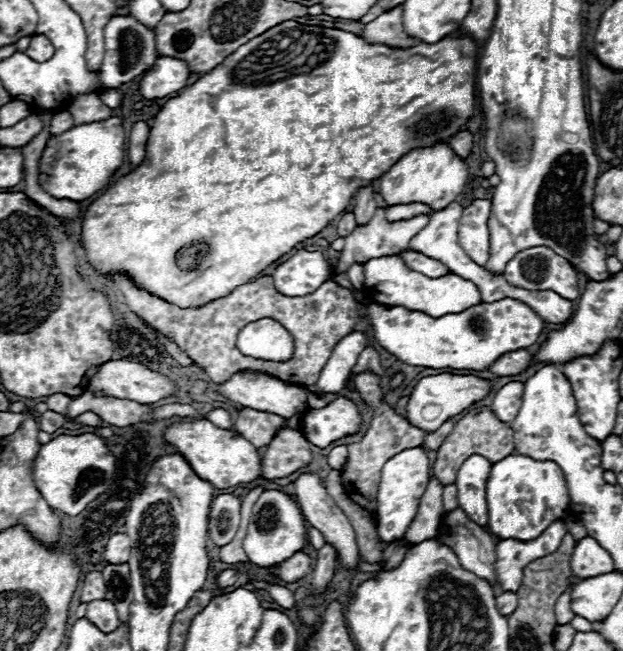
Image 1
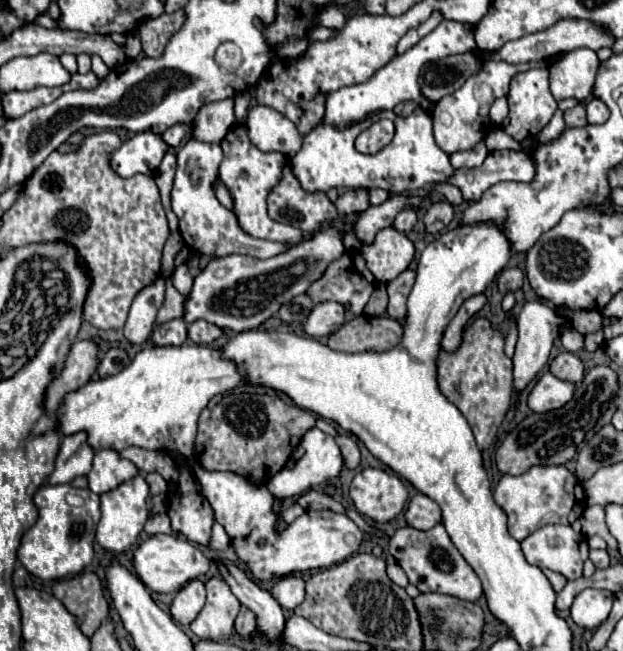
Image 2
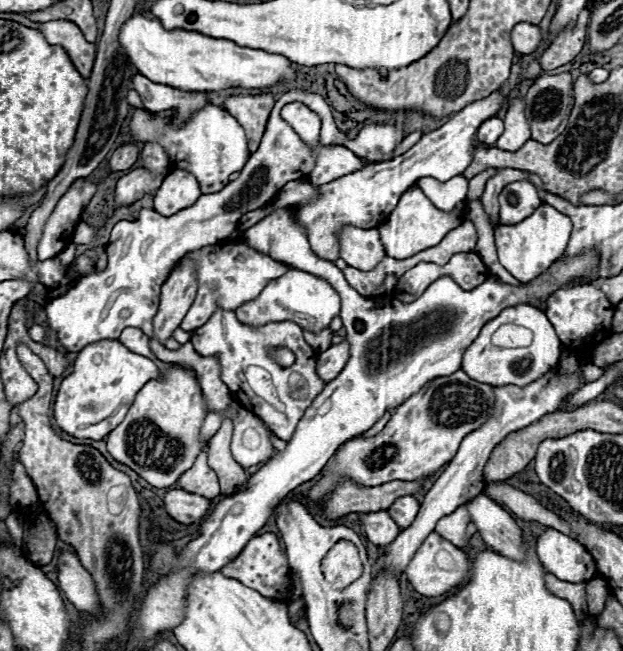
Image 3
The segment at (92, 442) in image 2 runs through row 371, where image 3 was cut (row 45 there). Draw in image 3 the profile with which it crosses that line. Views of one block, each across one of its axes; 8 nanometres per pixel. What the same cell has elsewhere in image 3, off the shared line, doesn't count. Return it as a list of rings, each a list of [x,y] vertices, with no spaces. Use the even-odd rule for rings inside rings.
[[[132,16],[120,28],[120,44],[142,76],[156,84],[166,84],[186,92],[218,92],[226,88],[268,90],[284,82],[296,82],[298,70],[280,54],[242,48],[224,38],[210,38],[190,30],[164,30],[154,18]]]

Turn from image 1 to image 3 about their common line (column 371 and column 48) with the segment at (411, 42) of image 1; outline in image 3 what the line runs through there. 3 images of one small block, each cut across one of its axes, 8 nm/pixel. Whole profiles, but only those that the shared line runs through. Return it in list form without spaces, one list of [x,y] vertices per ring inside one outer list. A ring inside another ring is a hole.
[[[54,20],[54,22],[42,24],[40,32],[46,36],[46,40],[50,44],[62,46],[68,52],[74,66],[78,68],[78,72],[84,78],[90,78],[92,64],[96,58],[96,46],[92,42],[84,40],[84,34],[80,32],[80,28],[76,24],[72,24],[68,20]]]

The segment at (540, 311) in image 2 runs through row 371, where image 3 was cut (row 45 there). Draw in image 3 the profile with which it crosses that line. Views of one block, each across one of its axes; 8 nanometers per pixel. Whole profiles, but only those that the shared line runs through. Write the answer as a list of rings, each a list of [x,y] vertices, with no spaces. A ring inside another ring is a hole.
[[[520,22],[512,28],[512,44],[514,50],[520,54],[532,54],[542,44],[542,32],[536,24]]]

